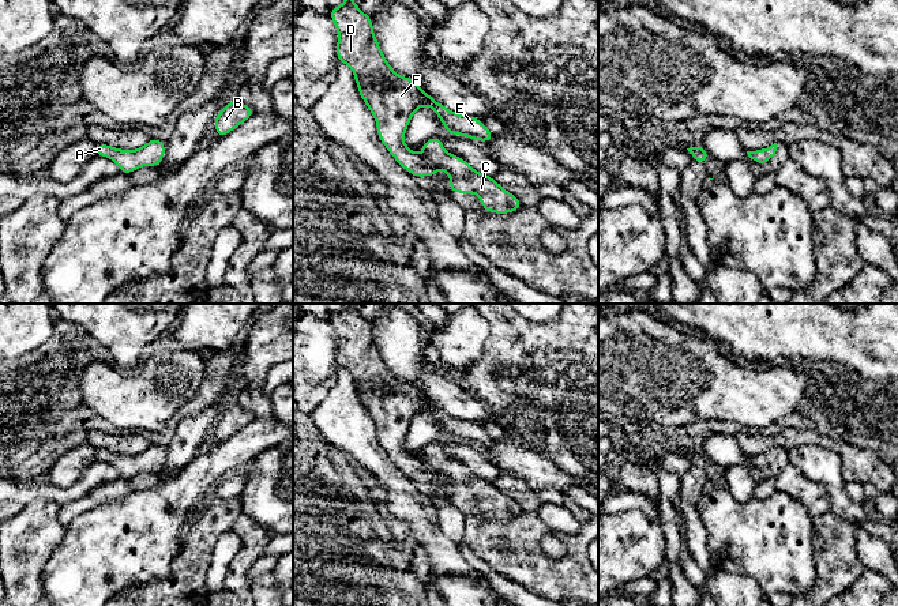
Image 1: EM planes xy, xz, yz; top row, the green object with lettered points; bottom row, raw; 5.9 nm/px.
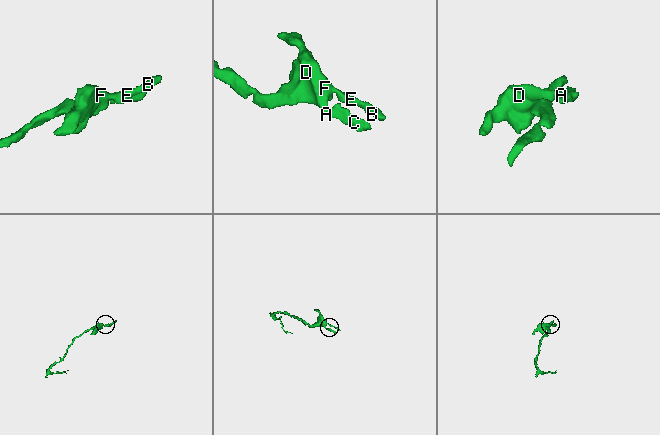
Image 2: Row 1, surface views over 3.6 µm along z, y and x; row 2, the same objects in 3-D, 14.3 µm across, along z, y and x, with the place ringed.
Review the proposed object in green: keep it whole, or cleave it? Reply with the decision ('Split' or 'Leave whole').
Leave whole

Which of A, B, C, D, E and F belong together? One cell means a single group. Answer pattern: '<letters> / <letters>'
A B C D E F

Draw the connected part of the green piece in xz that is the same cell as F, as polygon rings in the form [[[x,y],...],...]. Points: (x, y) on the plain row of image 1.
[[[345,304],[339,312],[332,312],[330,321],[338,335],[337,364],[353,374],[358,398],[375,422],[377,441],[394,464],[413,482],[431,483],[439,474],[444,475],[450,479],[450,497],[476,498],[488,517],[510,519],[519,515],[521,505],[493,482],[447,458],[442,441],[428,444],[421,460],[405,449],[405,437],[420,411],[429,411],[436,418],[446,438],[477,447],[492,447],[495,440],[480,424],[451,417],[427,399],[416,385],[398,380],[382,358],[372,323],[353,304]]]

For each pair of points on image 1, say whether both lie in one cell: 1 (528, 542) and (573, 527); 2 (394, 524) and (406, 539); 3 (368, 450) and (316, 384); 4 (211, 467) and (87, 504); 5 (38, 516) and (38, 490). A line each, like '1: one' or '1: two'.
1: two
2: one
3: two
4: two
5: two

